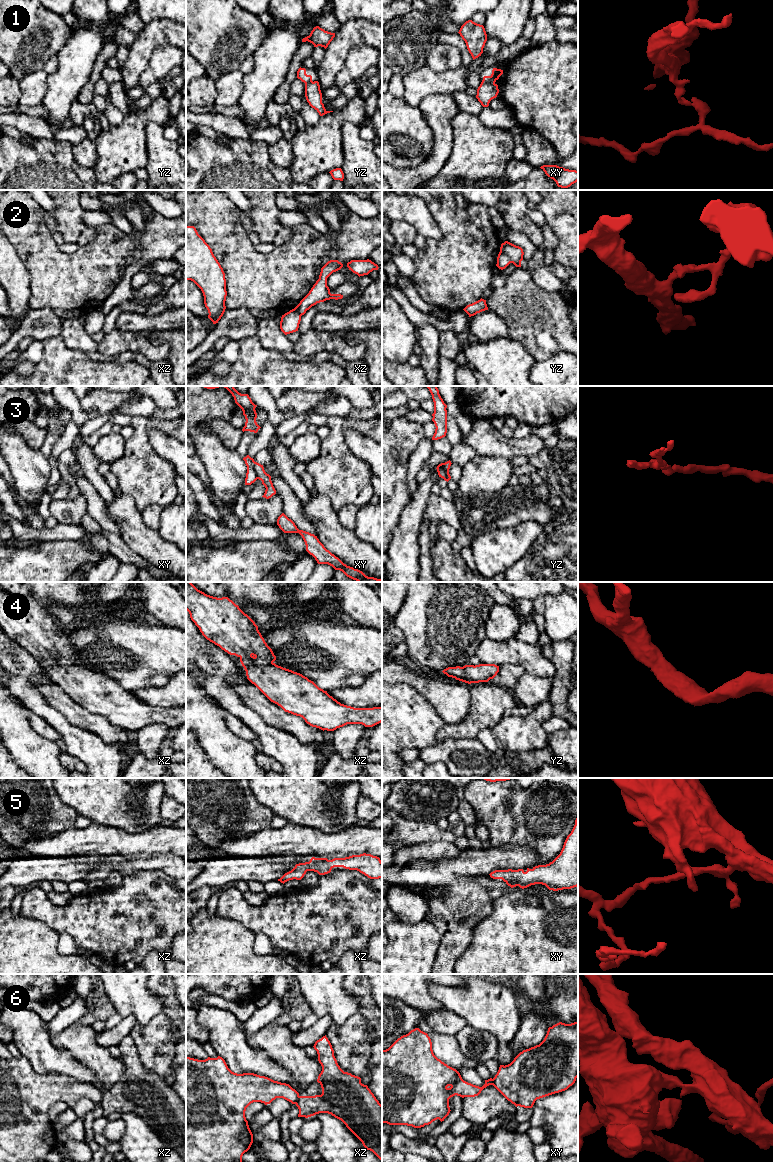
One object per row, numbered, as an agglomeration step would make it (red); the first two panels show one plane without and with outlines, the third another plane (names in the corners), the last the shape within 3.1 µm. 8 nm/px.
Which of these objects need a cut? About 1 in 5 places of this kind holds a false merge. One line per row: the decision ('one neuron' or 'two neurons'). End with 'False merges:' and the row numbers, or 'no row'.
1: two neurons
2: two neurons
3: two neurons
4: one neuron
5: one neuron
6: two neurons
False merges: 1, 2, 3, 6

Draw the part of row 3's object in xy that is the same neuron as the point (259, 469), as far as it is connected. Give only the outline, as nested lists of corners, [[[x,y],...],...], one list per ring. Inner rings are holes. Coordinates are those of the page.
[[[254,461],[255,472],[257,473],[257,478],[262,481],[262,484],[265,486],[266,490],[262,497],[269,499],[276,494],[276,490],[271,481],[271,476],[267,474],[264,470],[263,465]]]

